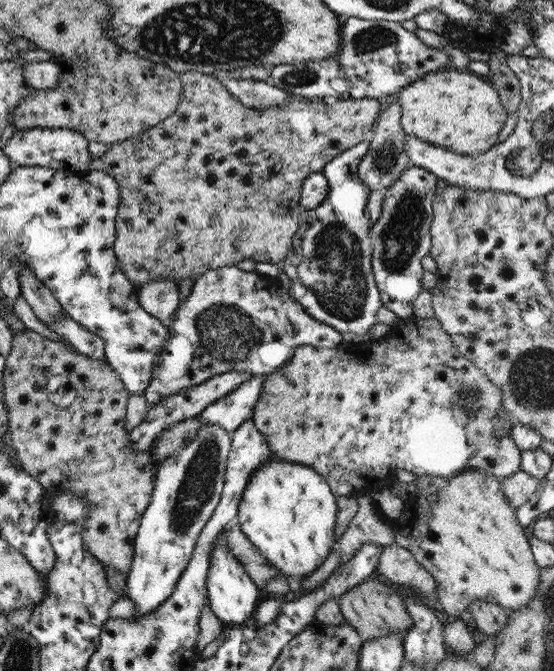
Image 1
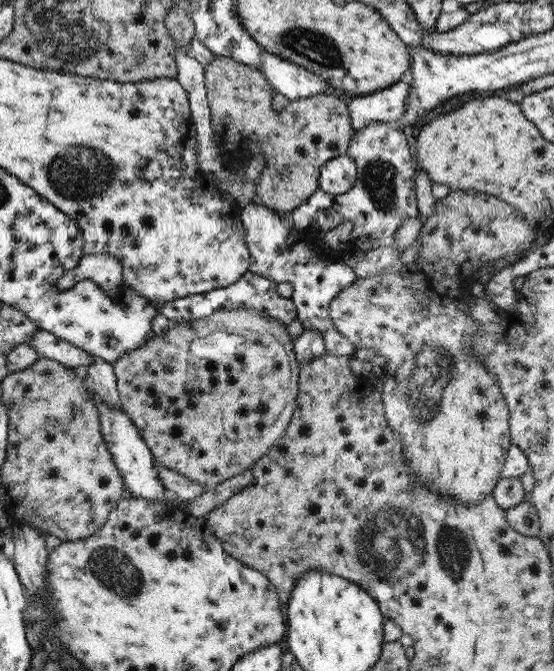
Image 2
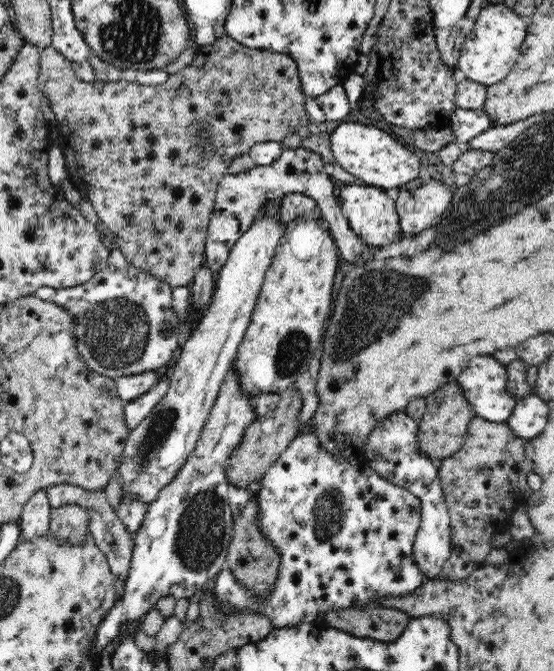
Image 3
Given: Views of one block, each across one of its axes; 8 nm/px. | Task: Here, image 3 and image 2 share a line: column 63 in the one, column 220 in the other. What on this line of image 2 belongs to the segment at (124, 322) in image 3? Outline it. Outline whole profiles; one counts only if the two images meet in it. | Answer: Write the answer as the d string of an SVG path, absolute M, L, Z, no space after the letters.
M251 271L242 274L233 284L225 288L216 288L207 292L199 294L192 294L189 296L179 297L159 305L159 313L165 319L171 322L181 321L181 319L199 319L203 316L209 316L211 313L219 309L235 309L243 307L251 309L252 311L259 311L259 315L269 315L271 319L279 319L283 325L287 326L289 322L295 320L296 314L294 305L290 299L281 297L275 291L276 282L273 279L263 277L259 273L252 273Z

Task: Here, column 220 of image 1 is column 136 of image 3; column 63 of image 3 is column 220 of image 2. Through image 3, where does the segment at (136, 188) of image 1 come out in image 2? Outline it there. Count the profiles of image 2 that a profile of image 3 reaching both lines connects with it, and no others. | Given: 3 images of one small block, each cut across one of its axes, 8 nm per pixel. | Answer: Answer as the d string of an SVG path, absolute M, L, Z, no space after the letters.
M212 56L213 61L204 68L205 99L209 107L211 127L213 127L213 139L219 146L219 155L223 166L231 172L237 170L237 163L248 162L253 157L261 155L265 159L265 166L255 179L255 194L258 202L273 210L287 212L303 201L310 199L318 190L318 176L320 168L327 160L345 154L351 140L352 128L349 121L347 105L338 97L326 93L317 93L313 96L293 99L287 102L285 108L275 112L271 108L270 86L259 70L223 56Z

